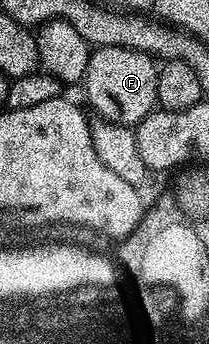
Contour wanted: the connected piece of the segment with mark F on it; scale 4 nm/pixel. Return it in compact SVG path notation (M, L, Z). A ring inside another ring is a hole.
M105 46L92 51L81 88L87 91L87 100L92 108L90 111L95 111L98 119L136 126L156 107L158 74L156 61L147 53L121 46Z

